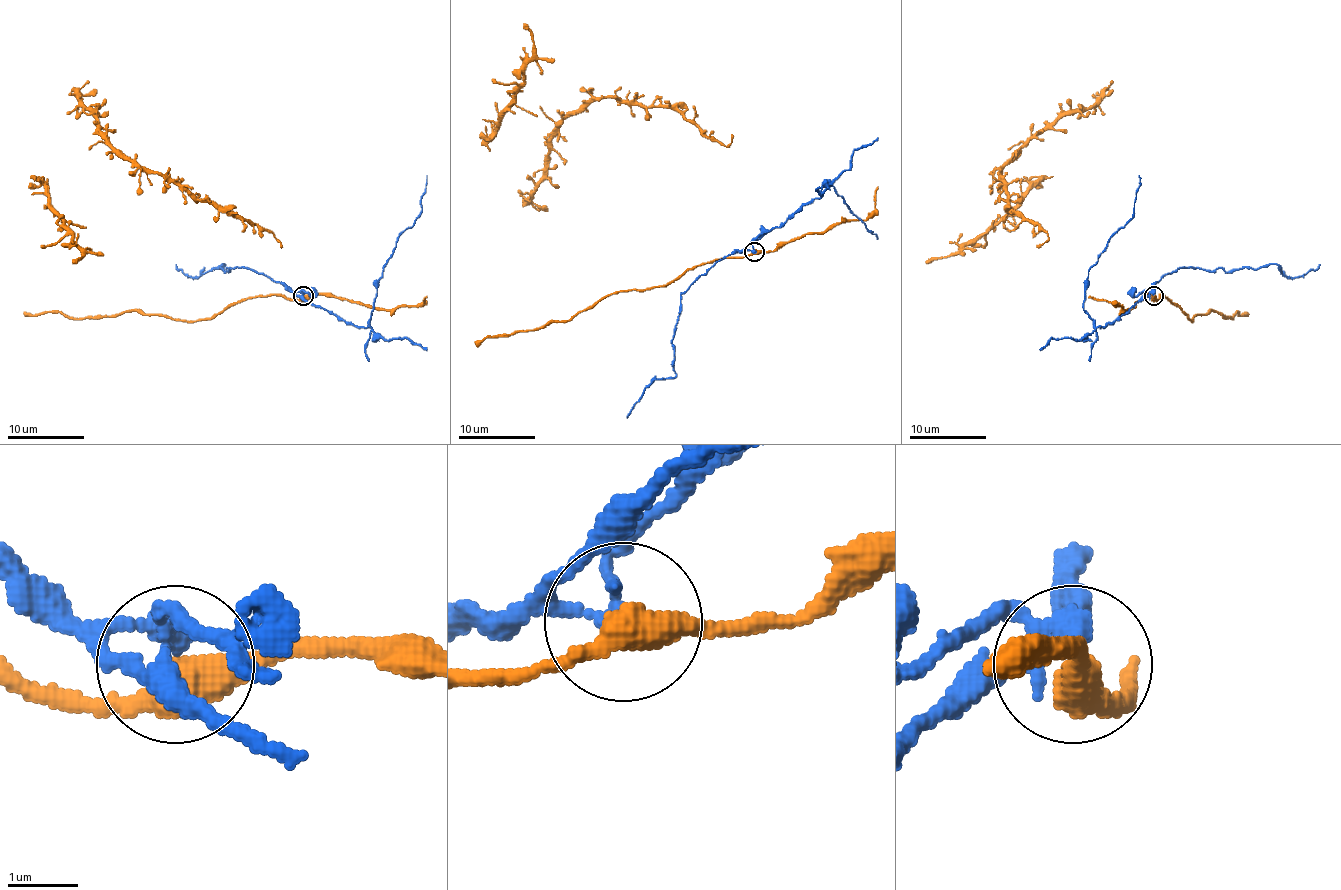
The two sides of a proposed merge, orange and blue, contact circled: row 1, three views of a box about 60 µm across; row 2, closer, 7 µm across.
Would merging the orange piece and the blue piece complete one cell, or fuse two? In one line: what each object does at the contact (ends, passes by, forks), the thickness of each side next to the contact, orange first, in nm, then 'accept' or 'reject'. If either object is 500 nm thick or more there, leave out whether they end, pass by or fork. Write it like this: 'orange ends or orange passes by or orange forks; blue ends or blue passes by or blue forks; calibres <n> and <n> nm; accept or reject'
orange passes by; blue passes by; calibres 480 and 260 nm; reject

